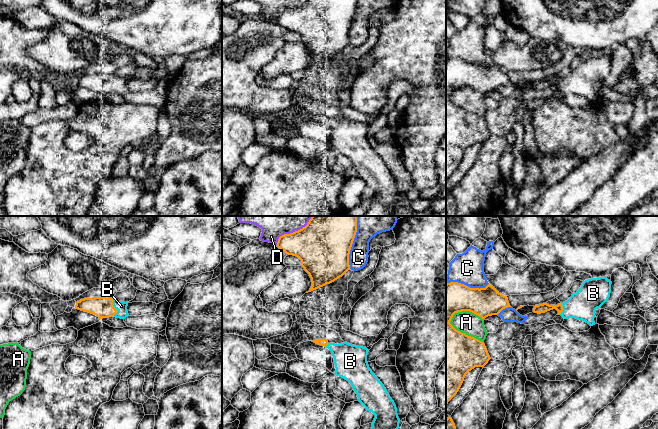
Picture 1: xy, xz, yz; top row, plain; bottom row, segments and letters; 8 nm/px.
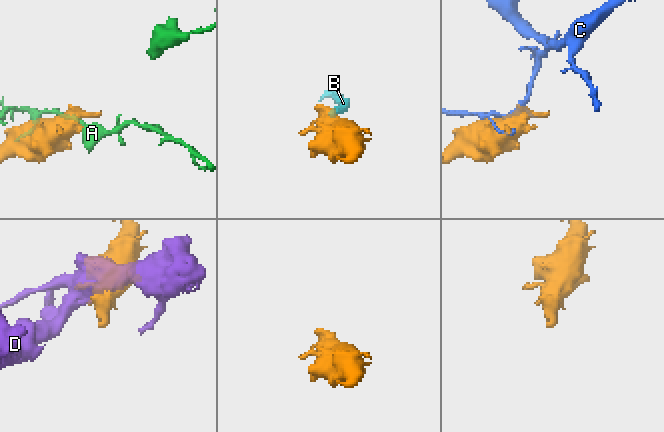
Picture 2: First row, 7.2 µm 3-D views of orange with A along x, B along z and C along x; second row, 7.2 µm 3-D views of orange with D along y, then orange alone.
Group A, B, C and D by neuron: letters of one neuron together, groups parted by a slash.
A / B / C / D

